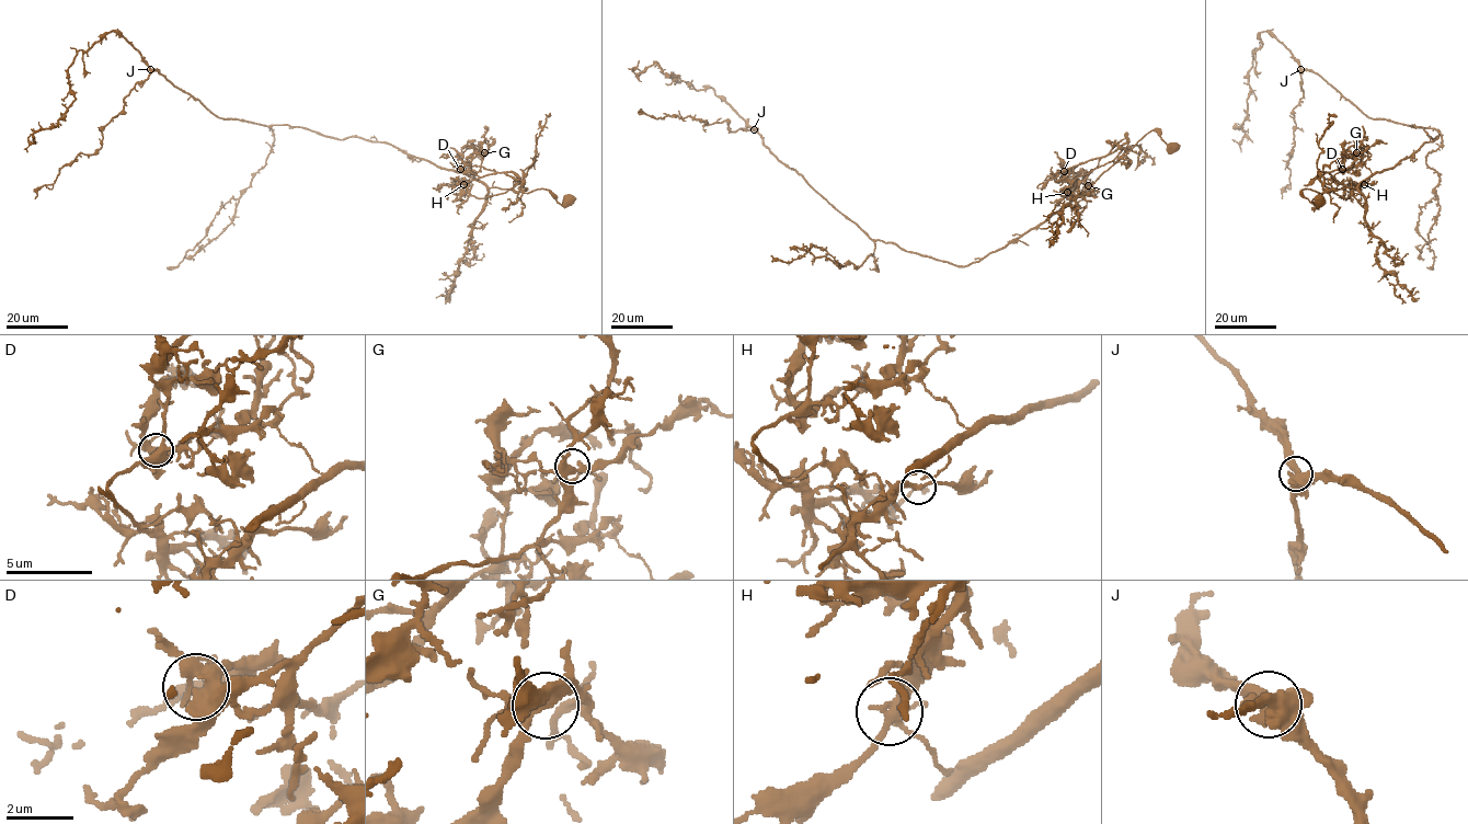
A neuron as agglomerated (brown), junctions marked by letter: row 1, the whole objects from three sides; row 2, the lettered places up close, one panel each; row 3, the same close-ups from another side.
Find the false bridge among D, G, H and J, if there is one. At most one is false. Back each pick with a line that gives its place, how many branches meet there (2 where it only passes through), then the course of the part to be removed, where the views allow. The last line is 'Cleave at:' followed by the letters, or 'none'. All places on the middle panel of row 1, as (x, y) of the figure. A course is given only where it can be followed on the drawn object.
H: place (1067, 192); branches 4; course (1067, 192), (1077, 178), (1109, 162), (1131, 146), (1137, 146), (1139, 150), (1140, 147), (1151, 159), (1151, 164)
Cleave at: H

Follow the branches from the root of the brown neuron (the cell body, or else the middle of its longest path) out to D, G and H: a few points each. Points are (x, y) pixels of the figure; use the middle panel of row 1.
D: (1173, 147), (1151, 129), (1127, 151), (1119, 147), (1064, 171)
G: (1173, 147), (1151, 129), (1127, 151), (1119, 147), (1103, 156), (1085, 179), (1088, 185)
H: (1173, 147), (1151, 129), (1079, 194), (1073, 197), (1067, 192)

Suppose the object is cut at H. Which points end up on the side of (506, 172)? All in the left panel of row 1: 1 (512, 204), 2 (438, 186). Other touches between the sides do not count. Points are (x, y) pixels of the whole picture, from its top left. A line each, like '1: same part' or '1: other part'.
1: same part
2: same part

